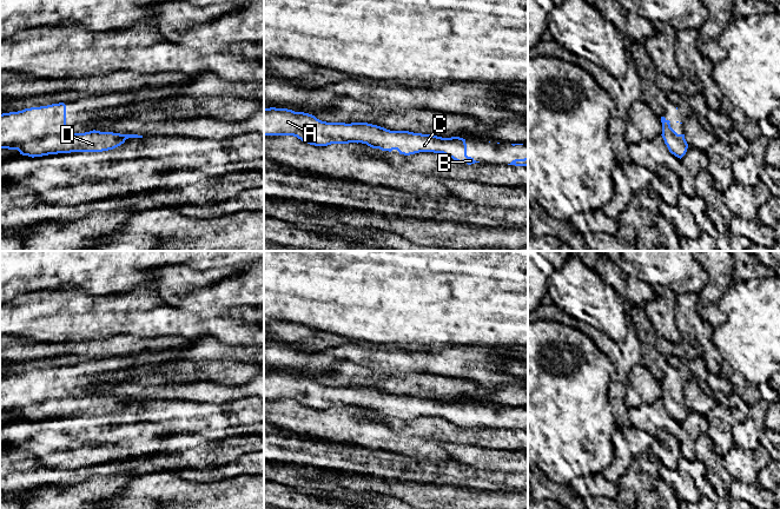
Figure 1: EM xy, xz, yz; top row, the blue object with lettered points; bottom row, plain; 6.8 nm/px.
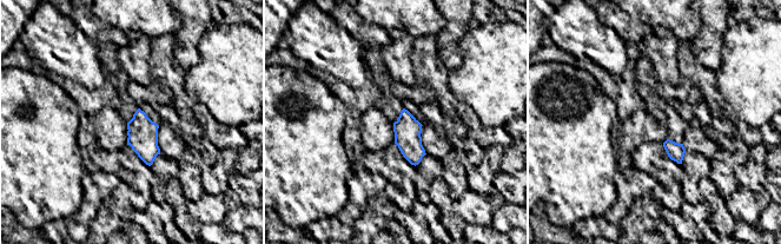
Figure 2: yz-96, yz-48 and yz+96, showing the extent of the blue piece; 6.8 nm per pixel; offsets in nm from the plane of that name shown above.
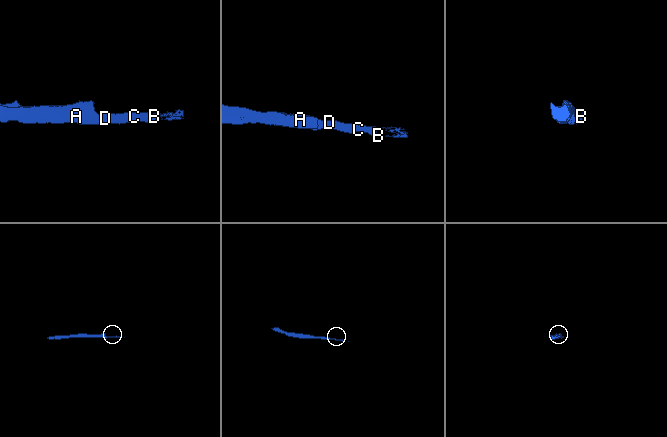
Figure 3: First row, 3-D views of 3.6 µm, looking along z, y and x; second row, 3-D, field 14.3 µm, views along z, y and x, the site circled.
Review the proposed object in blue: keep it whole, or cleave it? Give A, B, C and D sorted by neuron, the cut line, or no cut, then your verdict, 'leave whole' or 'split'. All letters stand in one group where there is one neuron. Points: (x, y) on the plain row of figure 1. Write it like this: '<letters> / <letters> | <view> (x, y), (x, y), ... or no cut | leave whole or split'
A B C D | no cut | leave whole

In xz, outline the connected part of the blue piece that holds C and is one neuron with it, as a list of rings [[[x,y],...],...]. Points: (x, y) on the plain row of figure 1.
[[[264,372],[264,399],[293,399],[315,410],[362,406],[382,415],[397,414],[410,419],[419,416],[443,417],[458,427],[480,427],[467,419],[465,403],[442,402],[409,395],[390,395],[368,386],[326,386],[315,379],[287,372]]]

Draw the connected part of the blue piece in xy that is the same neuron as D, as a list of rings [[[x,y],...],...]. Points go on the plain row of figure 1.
[[[64,366],[0,378],[0,412],[18,414],[20,418],[32,422],[58,417],[108,415],[120,410],[128,402],[143,402],[143,399],[95,394],[71,397],[66,391],[66,369]]]

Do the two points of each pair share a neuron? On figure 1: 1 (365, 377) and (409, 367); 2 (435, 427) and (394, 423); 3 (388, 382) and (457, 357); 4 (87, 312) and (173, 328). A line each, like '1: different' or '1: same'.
1: different
2: same
3: different
4: same

